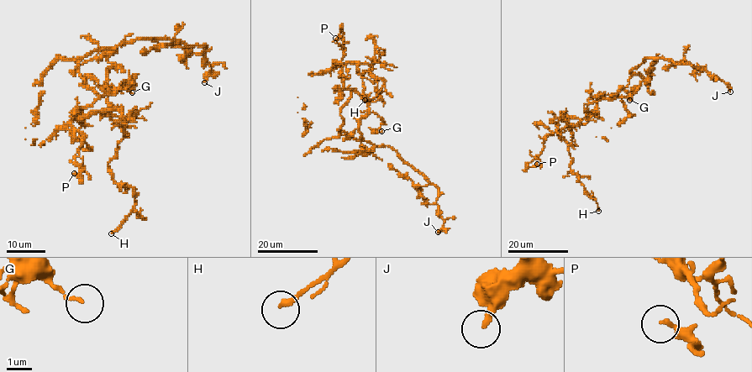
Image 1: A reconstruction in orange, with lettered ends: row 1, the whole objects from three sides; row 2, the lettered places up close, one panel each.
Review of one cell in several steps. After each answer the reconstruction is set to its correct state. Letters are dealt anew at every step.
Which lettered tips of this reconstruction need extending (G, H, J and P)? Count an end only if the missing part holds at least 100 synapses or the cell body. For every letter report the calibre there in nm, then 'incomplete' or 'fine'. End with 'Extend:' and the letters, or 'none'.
G: calibre 140 nm; fine
H: calibre 200 nm; fine
J: calibre 260 nm; fine
P: calibre 260 nm; fine
Extend: none

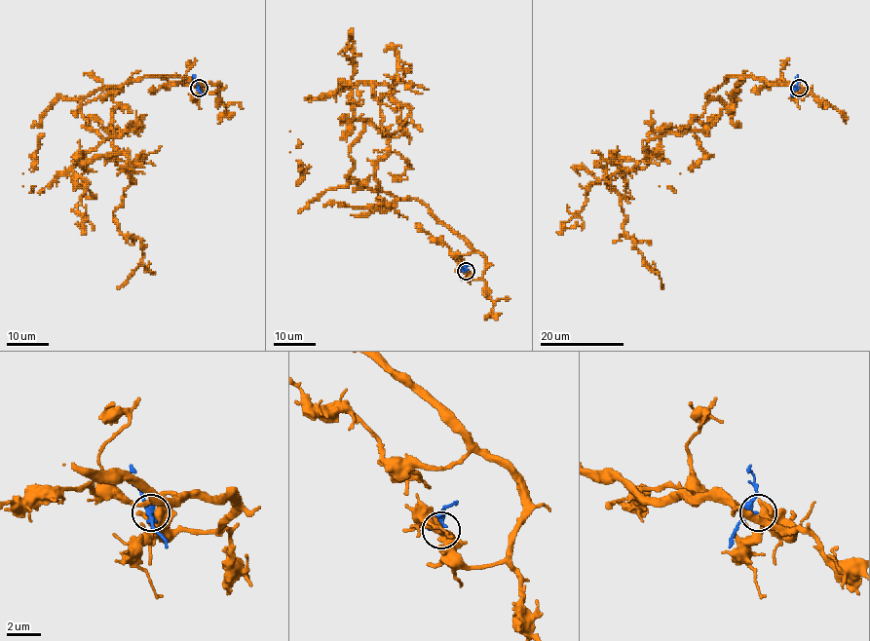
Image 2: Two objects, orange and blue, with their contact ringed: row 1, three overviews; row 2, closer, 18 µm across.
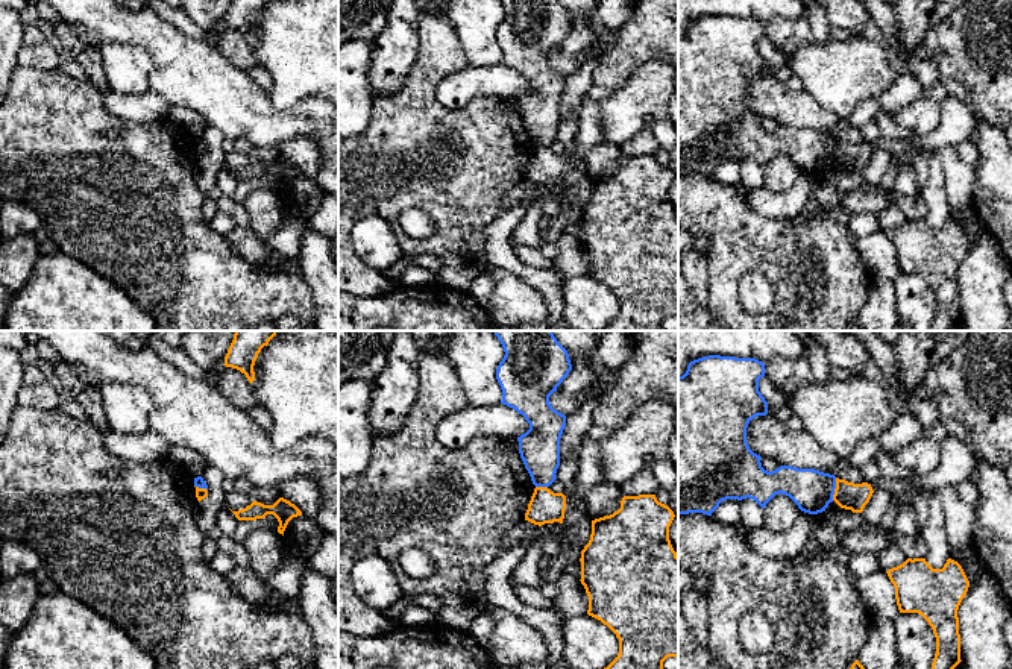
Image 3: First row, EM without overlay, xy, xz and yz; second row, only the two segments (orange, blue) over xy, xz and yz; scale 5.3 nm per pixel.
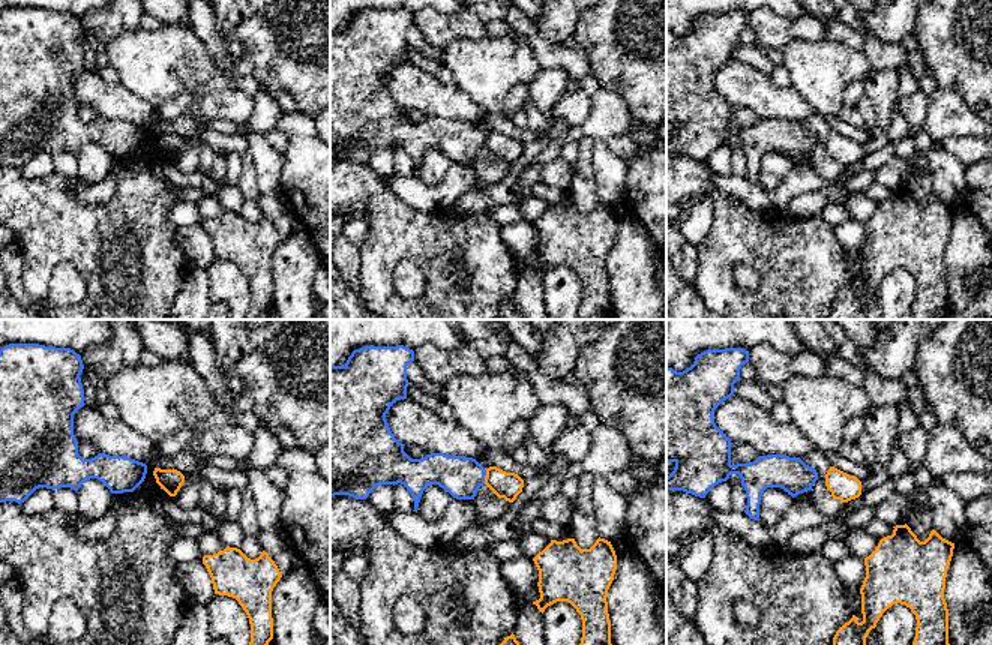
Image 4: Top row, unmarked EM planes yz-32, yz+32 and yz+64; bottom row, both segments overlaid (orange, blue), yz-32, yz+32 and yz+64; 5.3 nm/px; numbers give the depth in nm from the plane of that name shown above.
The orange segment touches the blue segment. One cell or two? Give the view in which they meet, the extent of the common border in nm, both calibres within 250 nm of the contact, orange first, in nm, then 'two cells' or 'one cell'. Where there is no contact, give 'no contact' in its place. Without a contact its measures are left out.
yz | 120 nm | 140/220 nm | two cells

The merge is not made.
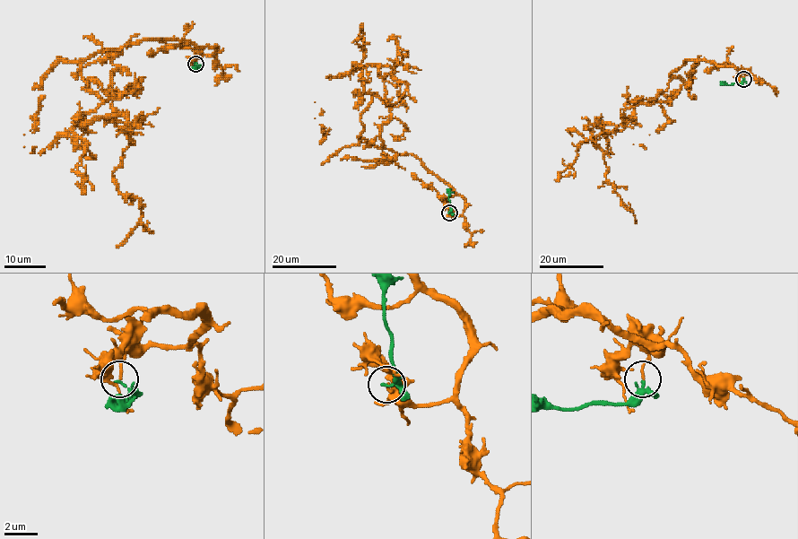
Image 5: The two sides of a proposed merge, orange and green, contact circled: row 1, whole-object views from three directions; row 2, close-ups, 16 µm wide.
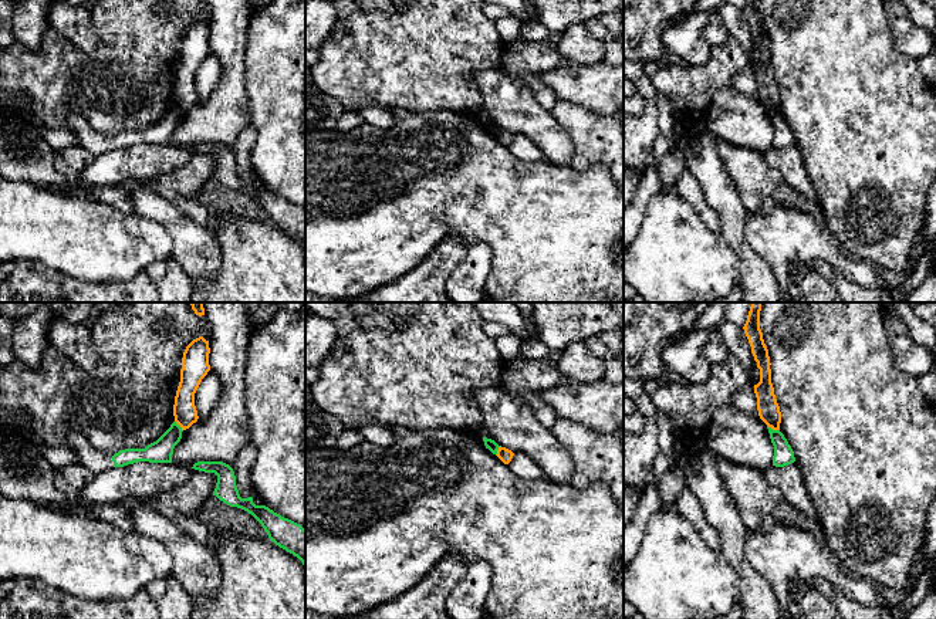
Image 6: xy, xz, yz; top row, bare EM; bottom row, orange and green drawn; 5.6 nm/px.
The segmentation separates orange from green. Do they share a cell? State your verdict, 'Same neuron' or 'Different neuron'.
Different neuron

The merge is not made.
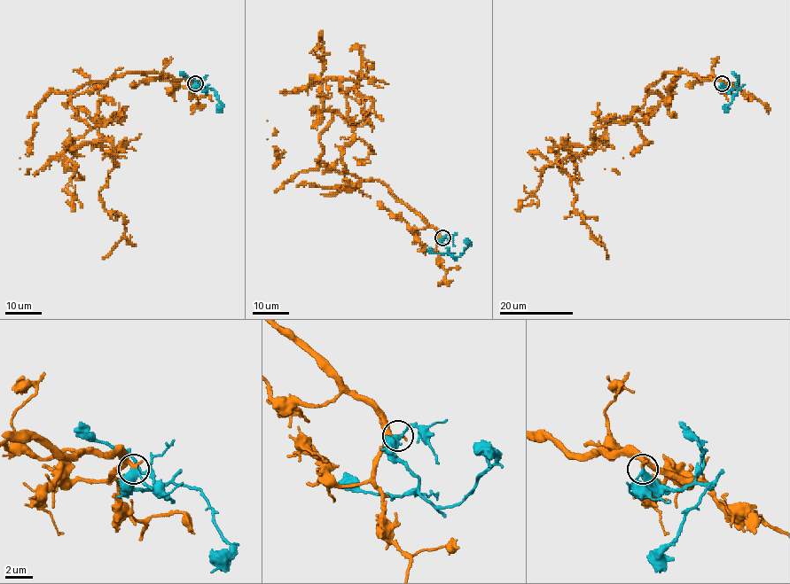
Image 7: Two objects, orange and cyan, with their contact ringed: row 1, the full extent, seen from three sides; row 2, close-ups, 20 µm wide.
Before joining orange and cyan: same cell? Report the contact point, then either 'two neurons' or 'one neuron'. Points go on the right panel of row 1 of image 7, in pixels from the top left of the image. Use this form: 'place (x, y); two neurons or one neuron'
place (722, 83); one neuron

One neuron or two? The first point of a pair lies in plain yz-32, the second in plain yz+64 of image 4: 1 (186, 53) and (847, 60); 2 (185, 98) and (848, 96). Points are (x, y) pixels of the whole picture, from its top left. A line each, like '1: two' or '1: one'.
1: one
2: one

